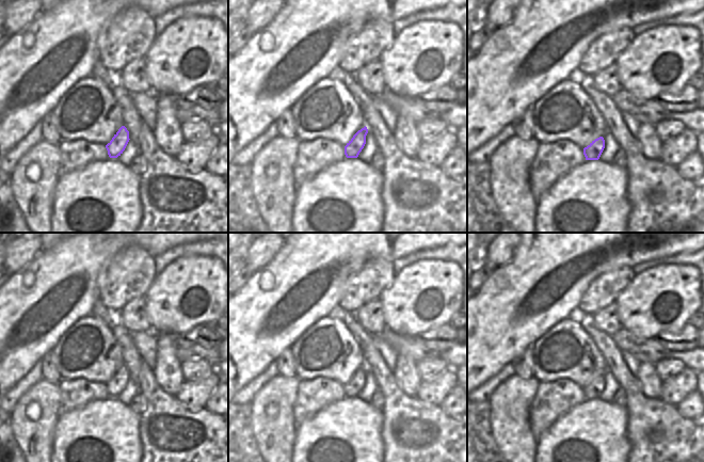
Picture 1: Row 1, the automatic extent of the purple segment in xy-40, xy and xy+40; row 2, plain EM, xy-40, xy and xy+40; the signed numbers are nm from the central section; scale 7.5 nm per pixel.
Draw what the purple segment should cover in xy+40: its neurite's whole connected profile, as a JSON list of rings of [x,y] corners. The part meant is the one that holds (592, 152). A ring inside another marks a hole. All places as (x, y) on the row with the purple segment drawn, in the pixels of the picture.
[[[599,137],[583,148],[586,160],[598,160],[605,148],[605,140]]]

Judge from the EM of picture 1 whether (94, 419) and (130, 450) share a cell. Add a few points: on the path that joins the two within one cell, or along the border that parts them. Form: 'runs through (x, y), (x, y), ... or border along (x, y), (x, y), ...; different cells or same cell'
runs through (102, 428), (122, 447); same cell

